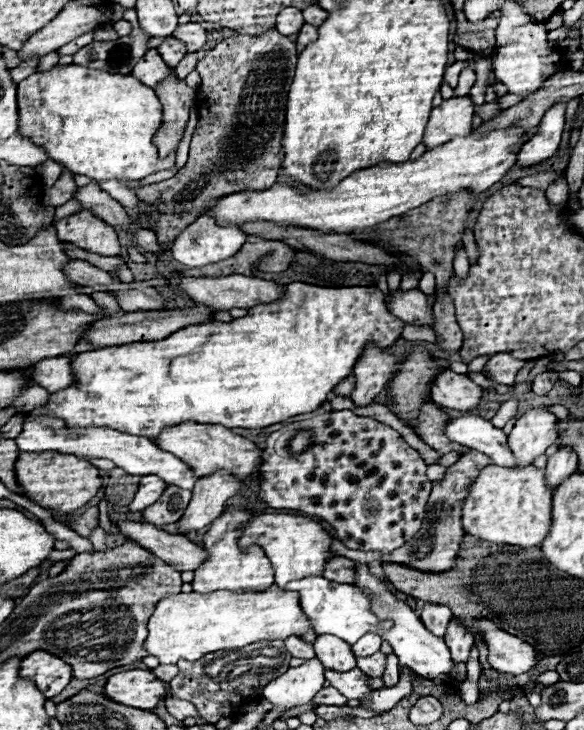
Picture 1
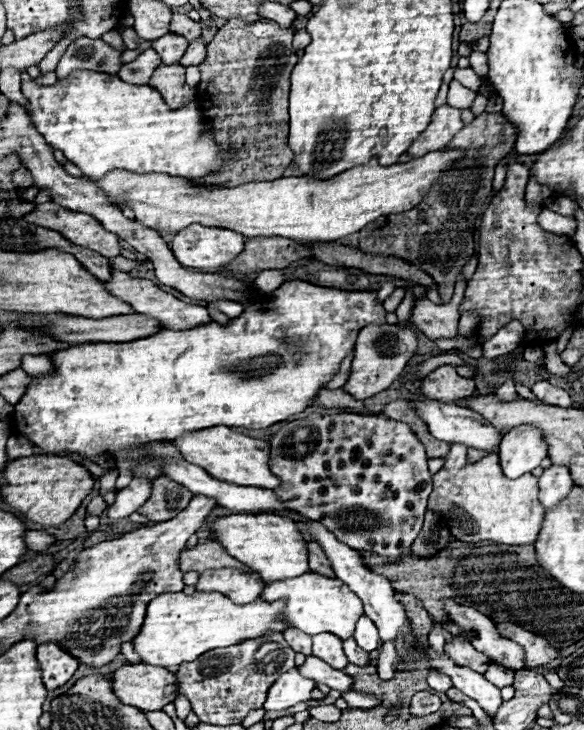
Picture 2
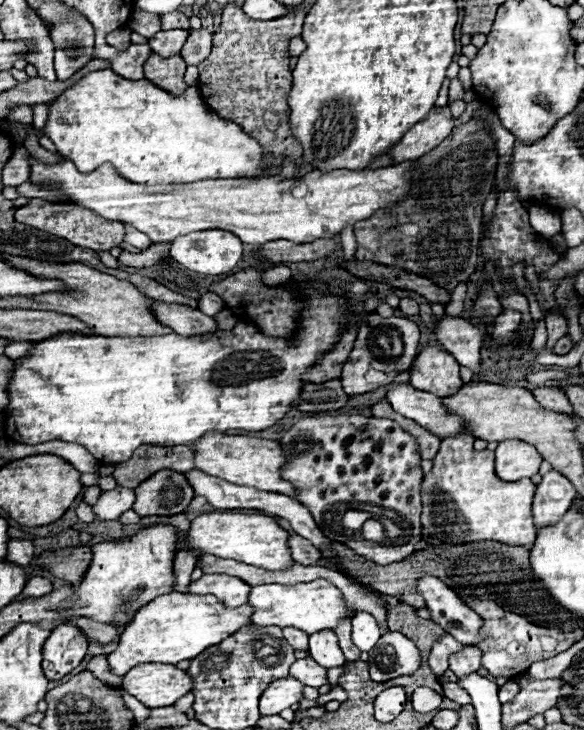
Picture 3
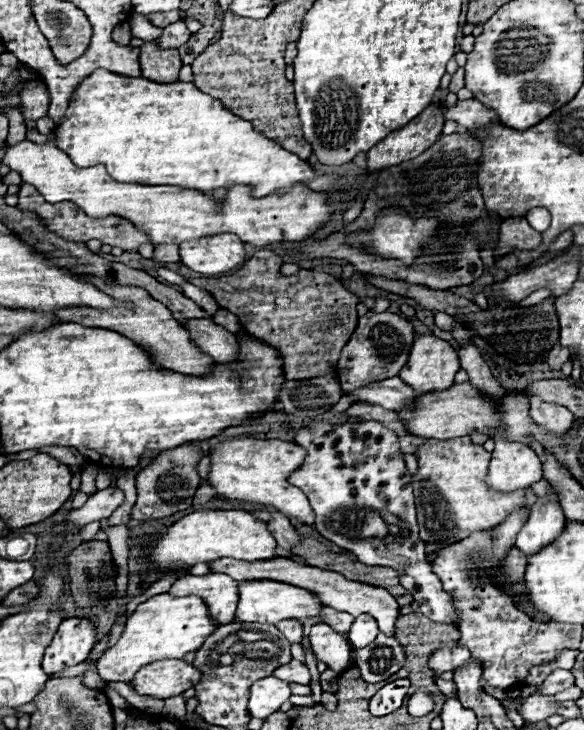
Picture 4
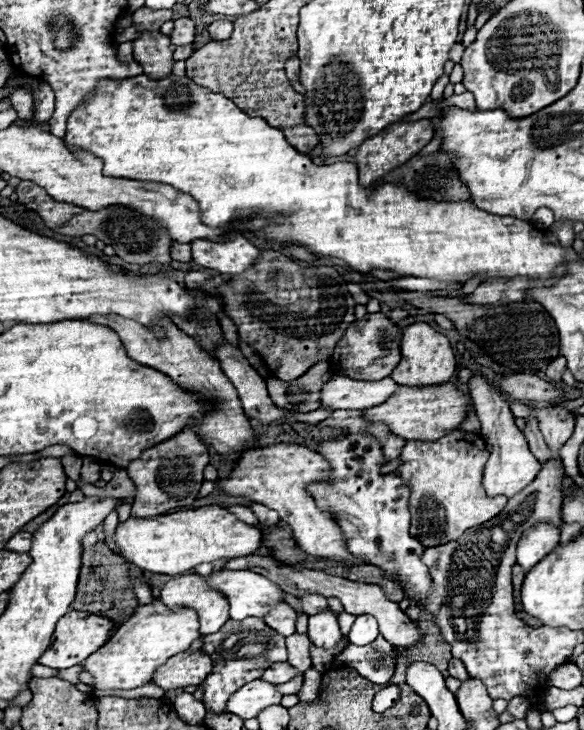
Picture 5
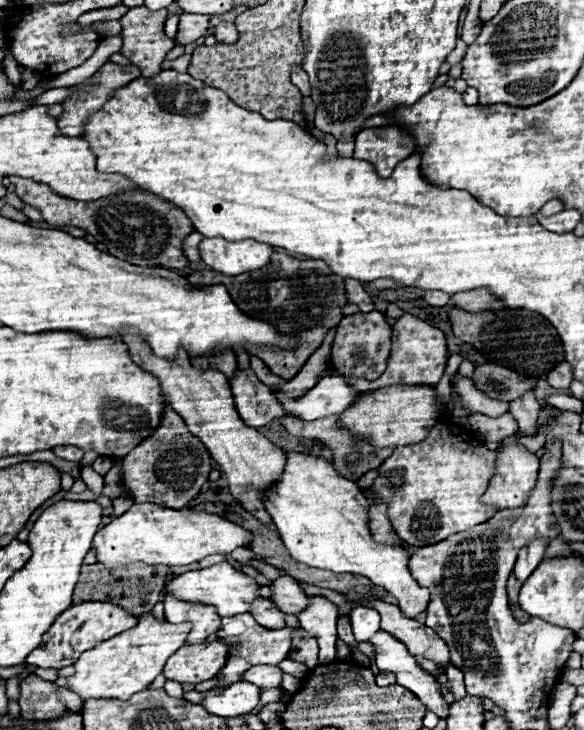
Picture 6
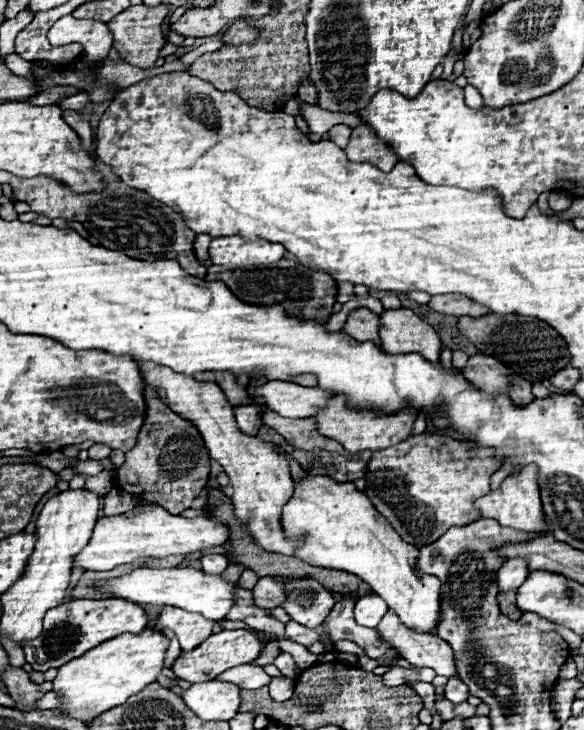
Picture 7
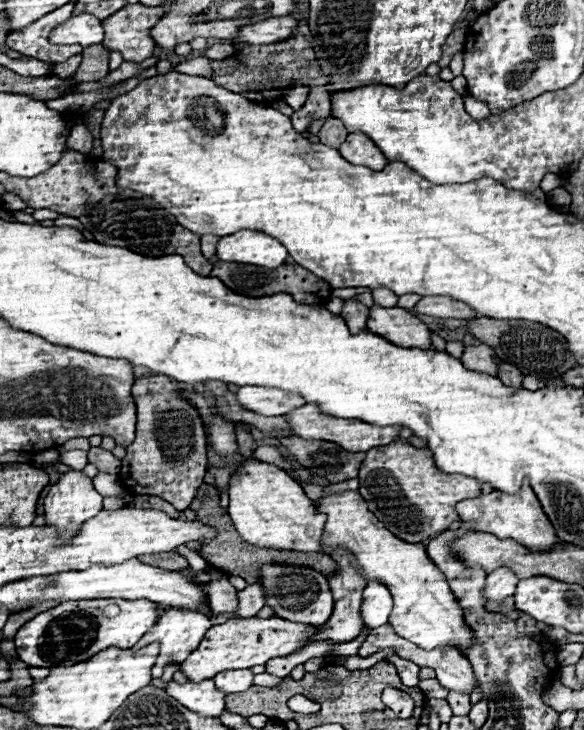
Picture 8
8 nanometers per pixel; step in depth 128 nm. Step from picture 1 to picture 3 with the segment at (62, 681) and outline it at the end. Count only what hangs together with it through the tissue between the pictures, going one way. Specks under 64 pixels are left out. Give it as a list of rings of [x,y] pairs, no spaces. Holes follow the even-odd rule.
[[[60,624],[46,640],[46,652],[42,668],[48,680],[60,680],[72,672],[86,656],[88,640],[80,628],[72,624]]]

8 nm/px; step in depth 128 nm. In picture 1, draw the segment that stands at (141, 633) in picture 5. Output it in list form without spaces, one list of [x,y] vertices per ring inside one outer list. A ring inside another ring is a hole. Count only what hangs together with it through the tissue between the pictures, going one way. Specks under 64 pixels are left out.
[[[276,584],[270,586],[268,590],[262,592],[210,592],[210,594],[176,594],[176,596],[166,596],[162,598],[156,608],[152,618],[148,620],[148,638],[144,642],[144,648],[150,656],[156,656],[160,664],[176,664],[180,658],[196,662],[204,654],[218,652],[218,650],[238,650],[244,648],[252,642],[260,640],[286,640],[288,636],[300,636],[306,642],[314,642],[316,634],[312,634],[312,626],[308,618],[304,618],[304,612],[300,610],[300,598],[298,594],[286,592],[278,588]]]

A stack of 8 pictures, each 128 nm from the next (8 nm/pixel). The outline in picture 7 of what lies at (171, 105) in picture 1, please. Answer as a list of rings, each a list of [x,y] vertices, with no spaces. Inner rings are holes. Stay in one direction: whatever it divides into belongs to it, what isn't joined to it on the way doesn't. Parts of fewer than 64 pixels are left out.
[[[138,4],[138,6],[126,8],[124,12],[120,12],[116,18],[112,18],[108,22],[108,28],[112,32],[112,40],[114,40],[114,48],[120,52],[124,62],[138,66],[138,68],[152,68],[154,66],[154,62],[158,60],[158,52],[166,46],[166,40],[162,34],[162,22],[164,22],[166,14],[168,14],[168,10],[164,4],[154,6],[154,8]]]

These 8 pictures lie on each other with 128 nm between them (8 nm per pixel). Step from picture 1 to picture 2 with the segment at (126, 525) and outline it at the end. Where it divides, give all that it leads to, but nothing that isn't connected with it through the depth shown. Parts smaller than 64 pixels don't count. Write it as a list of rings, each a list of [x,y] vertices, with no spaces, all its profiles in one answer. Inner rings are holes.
[[[204,542],[192,550],[182,550],[178,558],[178,566],[182,572],[204,572],[204,570],[218,570],[218,568],[244,568],[242,562],[236,562],[232,556],[220,550],[218,542]]]

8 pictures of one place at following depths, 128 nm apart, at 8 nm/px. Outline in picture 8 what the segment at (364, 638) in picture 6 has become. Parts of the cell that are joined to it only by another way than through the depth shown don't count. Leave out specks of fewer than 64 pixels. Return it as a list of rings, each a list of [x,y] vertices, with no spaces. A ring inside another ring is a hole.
[[[368,582],[364,588],[362,602],[362,618],[370,628],[378,628],[388,624],[388,616],[392,612],[392,596],[390,590],[382,582]]]

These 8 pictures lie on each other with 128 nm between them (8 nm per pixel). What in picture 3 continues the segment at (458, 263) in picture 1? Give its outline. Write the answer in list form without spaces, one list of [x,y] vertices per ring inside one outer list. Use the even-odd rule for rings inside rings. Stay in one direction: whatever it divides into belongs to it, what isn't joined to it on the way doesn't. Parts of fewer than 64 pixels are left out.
[[[444,316],[438,320],[436,338],[448,350],[460,366],[470,368],[474,374],[480,372],[480,344],[482,334],[478,328],[468,324],[464,318],[450,318]]]

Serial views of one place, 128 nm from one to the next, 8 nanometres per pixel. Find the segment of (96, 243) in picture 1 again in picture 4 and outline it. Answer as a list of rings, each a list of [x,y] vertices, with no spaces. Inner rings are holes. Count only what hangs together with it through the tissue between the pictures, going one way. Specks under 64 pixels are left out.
[[[20,184],[20,192],[18,192],[18,208],[20,210],[32,210],[40,216],[40,220],[44,222],[44,226],[52,232],[56,232],[58,236],[66,238],[66,240],[74,240],[74,242],[88,242],[92,238],[98,238],[102,244],[110,244],[110,246],[118,246],[124,252],[138,252],[138,248],[142,244],[150,244],[150,246],[158,246],[150,240],[148,234],[144,234],[142,230],[138,230],[132,222],[128,222],[126,218],[120,216],[106,216],[106,218],[90,218],[86,216],[76,204],[72,202],[58,202],[58,204],[50,204],[44,200],[44,196],[28,184]]]

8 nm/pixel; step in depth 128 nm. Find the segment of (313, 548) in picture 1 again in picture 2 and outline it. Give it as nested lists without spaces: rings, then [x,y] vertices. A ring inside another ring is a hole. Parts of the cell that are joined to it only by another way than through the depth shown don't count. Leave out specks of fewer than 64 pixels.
[[[230,514],[210,522],[210,536],[236,560],[256,570],[264,580],[286,580],[308,572],[308,550],[296,522],[276,514]]]

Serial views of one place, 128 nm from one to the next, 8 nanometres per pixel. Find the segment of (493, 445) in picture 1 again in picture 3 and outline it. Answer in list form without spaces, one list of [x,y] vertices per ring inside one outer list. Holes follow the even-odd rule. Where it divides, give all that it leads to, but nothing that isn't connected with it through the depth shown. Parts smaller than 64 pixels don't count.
[[[392,384],[386,392],[386,400],[398,414],[418,422],[422,428],[440,438],[464,434],[464,424],[460,418],[448,414],[436,394],[416,390],[410,384]]]

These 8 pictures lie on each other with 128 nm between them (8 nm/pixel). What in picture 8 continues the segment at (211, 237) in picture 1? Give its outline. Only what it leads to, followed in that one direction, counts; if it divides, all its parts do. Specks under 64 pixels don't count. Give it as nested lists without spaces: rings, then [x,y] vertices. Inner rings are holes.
[[[240,230],[224,236],[216,254],[226,262],[244,262],[264,268],[278,268],[288,258],[286,248],[276,238],[258,230]]]

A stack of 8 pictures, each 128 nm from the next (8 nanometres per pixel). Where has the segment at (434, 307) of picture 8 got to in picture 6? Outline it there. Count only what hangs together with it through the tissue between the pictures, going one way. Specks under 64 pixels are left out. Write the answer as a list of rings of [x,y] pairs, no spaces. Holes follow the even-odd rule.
[[[468,290],[468,292],[456,292],[450,298],[450,304],[468,312],[484,312],[484,310],[496,310],[502,308],[502,302],[498,298],[492,298],[488,290]]]

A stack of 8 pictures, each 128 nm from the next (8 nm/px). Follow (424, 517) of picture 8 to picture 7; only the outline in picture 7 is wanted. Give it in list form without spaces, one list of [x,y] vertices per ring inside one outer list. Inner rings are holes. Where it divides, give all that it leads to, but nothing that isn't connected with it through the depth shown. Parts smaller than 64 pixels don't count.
[[[424,432],[418,436],[410,436],[408,440],[386,450],[372,452],[364,476],[364,494],[370,498],[376,510],[392,524],[392,528],[402,536],[404,542],[422,548],[436,542],[452,526],[464,526],[466,522],[480,520],[480,512],[472,506],[472,502],[490,492],[490,478],[499,467],[499,461],[494,458],[494,450],[480,450],[478,446],[456,442],[454,438],[438,432]]]

